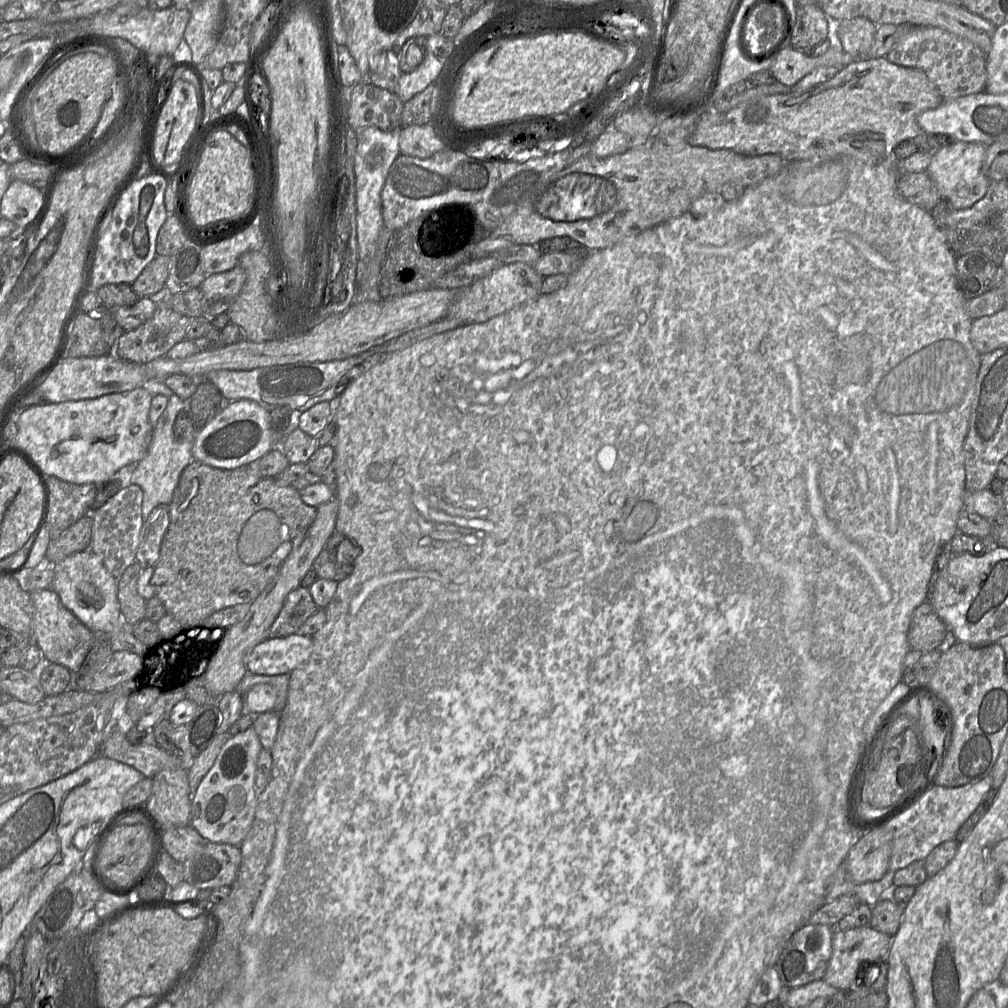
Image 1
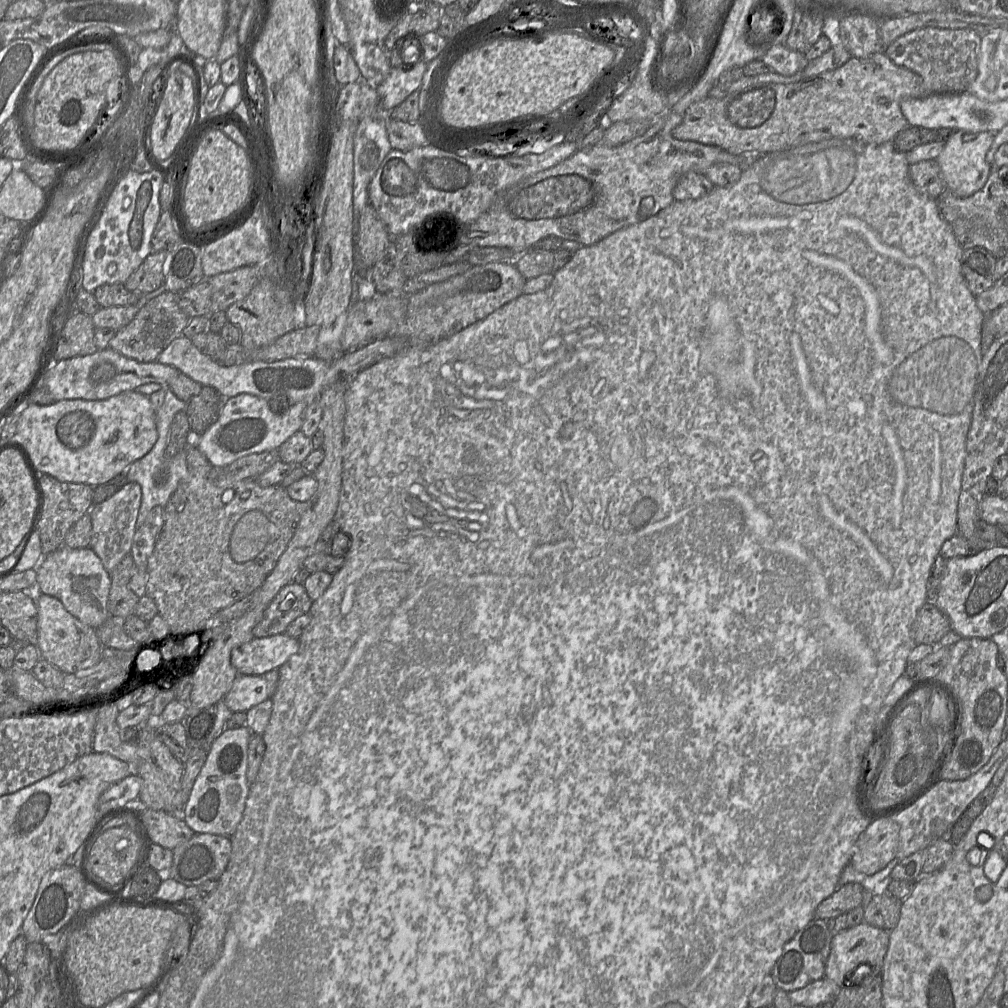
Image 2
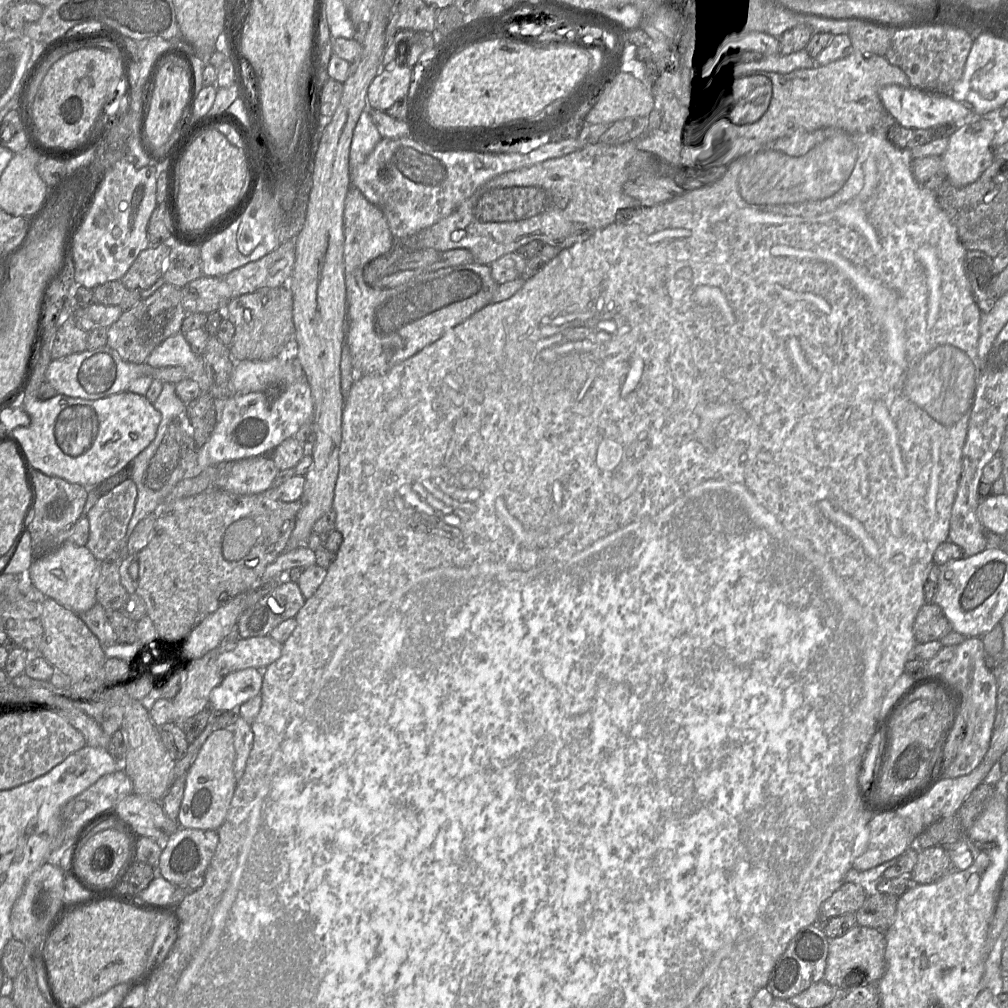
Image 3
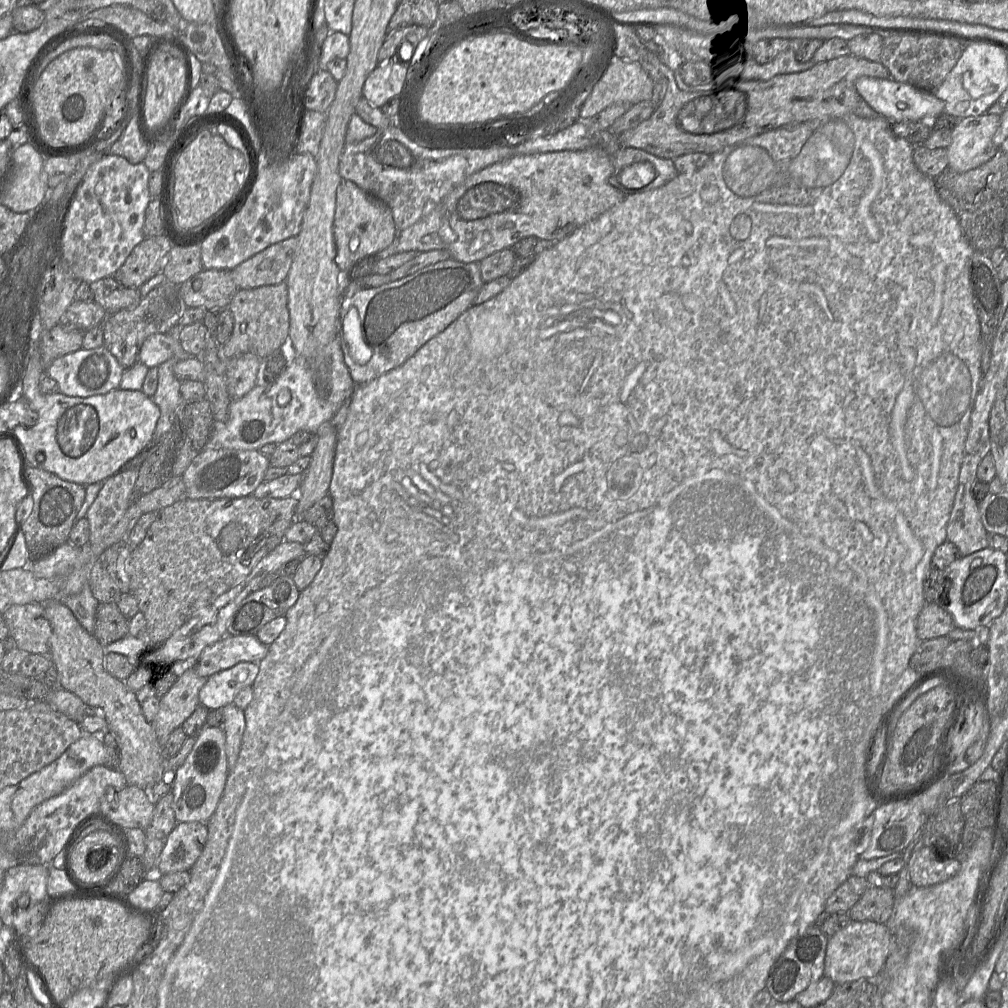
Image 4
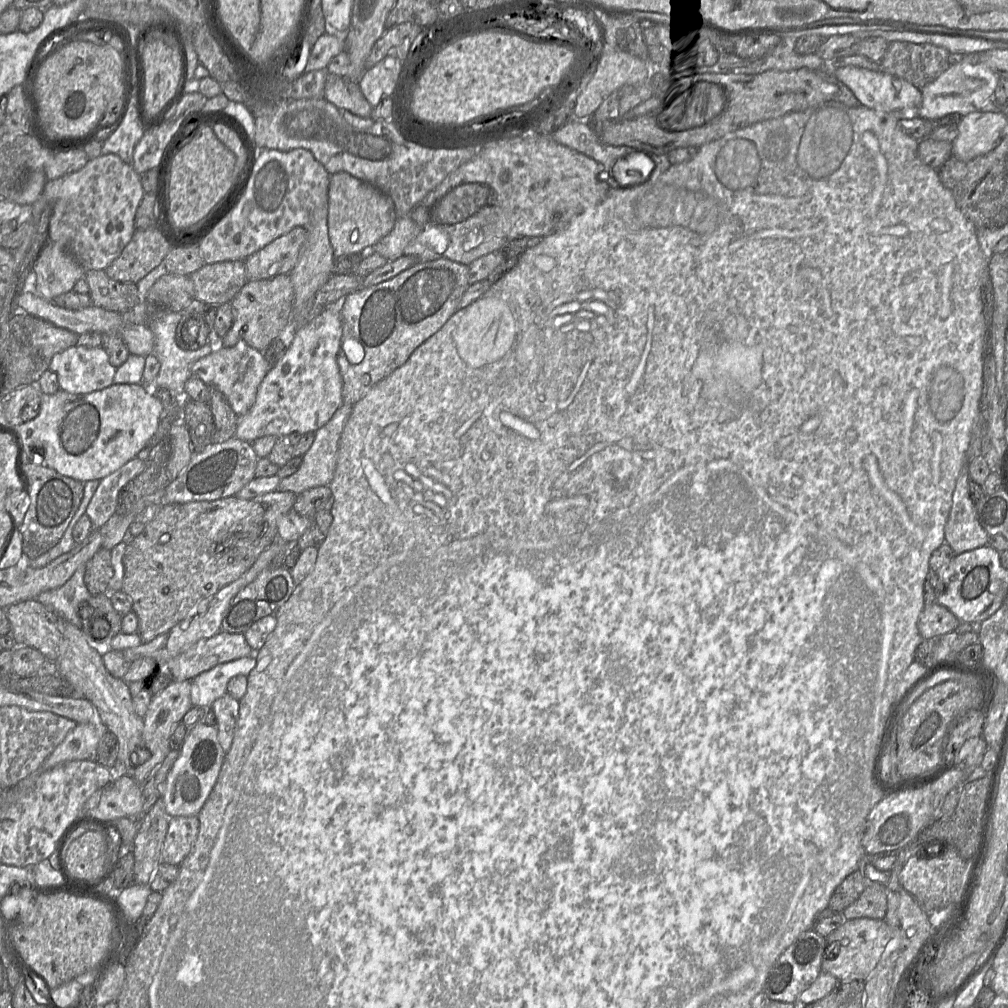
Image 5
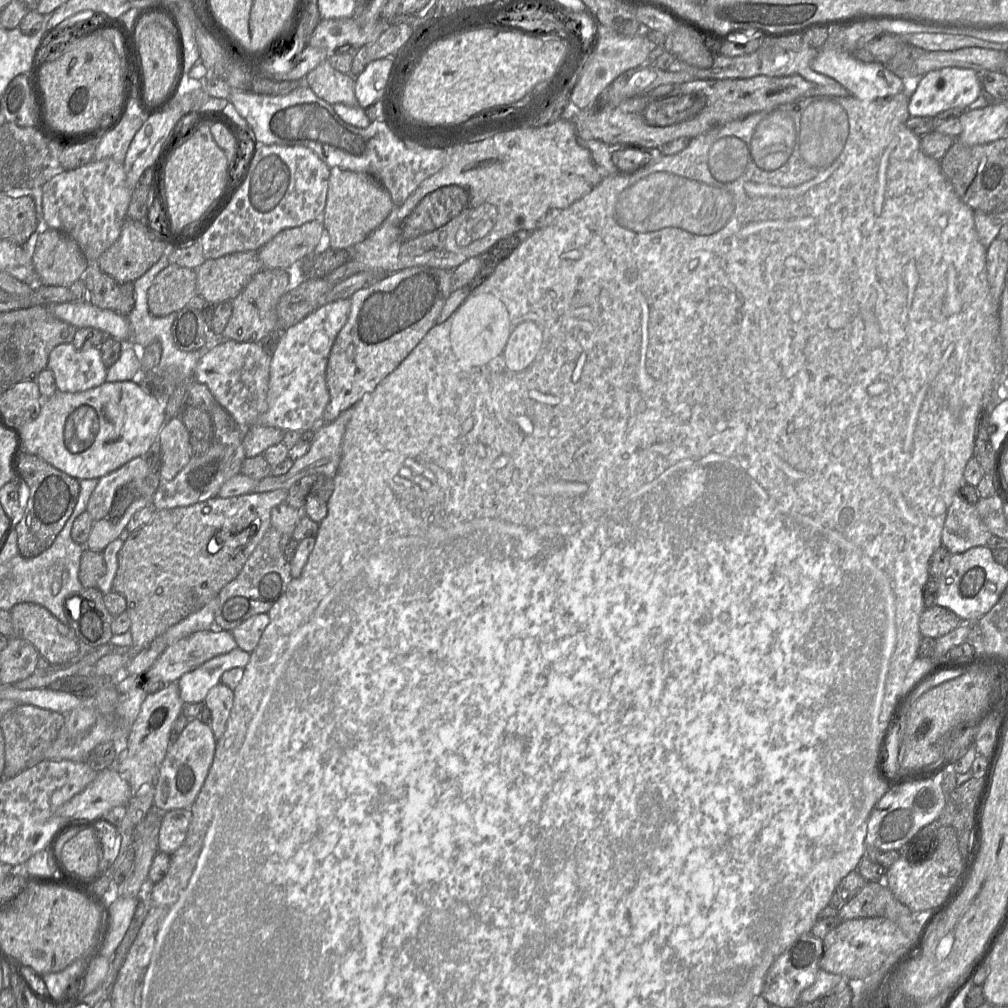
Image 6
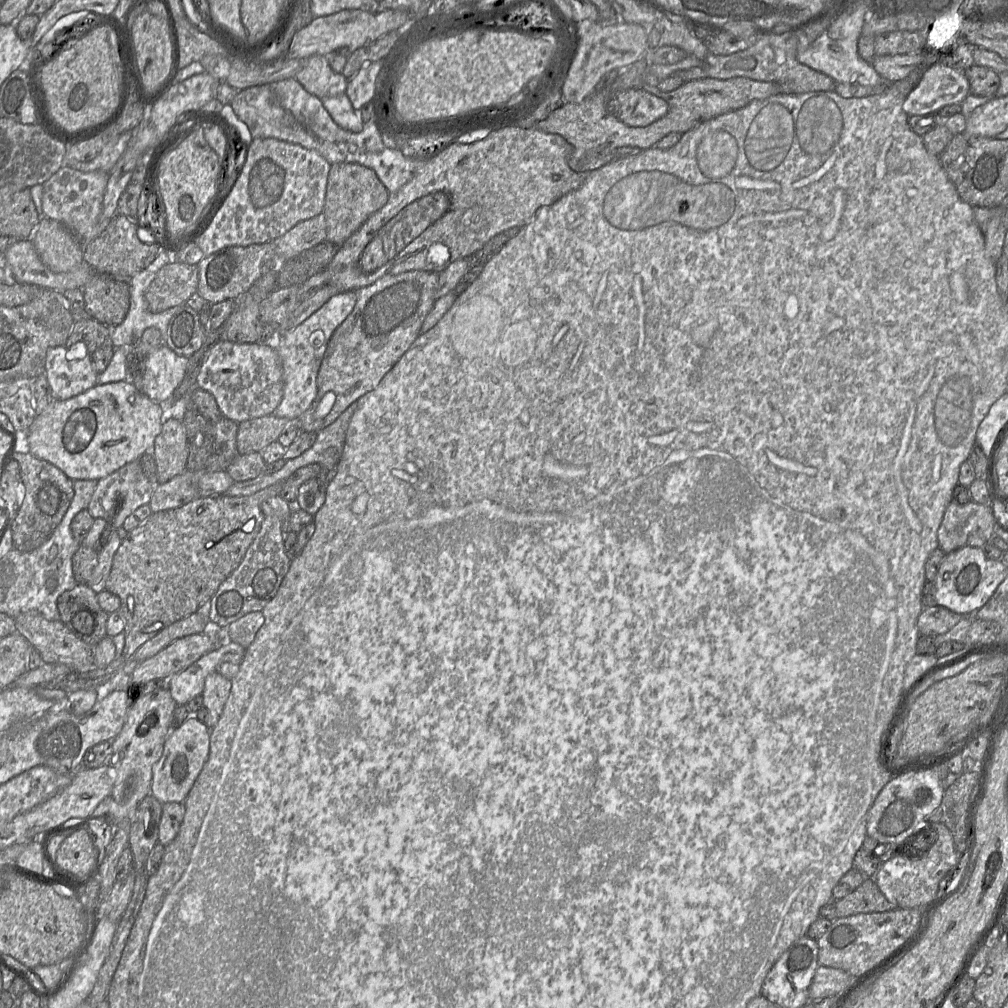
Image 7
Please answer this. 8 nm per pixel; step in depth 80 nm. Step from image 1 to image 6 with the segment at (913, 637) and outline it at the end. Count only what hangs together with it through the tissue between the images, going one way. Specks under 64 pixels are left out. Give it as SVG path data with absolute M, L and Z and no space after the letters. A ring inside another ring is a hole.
M934 605L921 614L919 628L922 636L937 639L957 628L962 621L953 611Z

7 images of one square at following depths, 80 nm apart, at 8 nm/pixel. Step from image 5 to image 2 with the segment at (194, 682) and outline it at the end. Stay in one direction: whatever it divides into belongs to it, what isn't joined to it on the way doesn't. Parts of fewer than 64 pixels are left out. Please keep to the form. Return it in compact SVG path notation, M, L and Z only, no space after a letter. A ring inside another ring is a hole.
M239 674L223 701L231 711L246 713L267 699L270 699L269 686L264 676Z

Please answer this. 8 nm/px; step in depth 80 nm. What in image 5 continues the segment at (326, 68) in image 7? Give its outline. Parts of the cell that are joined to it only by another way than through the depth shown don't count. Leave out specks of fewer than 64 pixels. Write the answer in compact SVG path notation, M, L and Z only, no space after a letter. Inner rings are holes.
M328 73L324 98L339 110L347 110L363 118L371 118L373 107L363 96L359 84Z

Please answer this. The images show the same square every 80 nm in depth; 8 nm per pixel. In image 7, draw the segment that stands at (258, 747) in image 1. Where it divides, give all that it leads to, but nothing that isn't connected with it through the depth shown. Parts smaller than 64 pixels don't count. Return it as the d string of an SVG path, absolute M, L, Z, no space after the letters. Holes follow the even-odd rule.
M189 717L180 726L170 731L163 752L153 766L151 783L151 794L162 805L168 802L184 802L208 759L210 734L211 728L196 717Z

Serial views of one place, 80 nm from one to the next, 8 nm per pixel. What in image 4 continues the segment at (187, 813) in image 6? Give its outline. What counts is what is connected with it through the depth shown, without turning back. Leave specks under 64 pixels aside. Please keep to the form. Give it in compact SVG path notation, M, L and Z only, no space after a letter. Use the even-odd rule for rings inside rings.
M178 822L159 857L158 868L161 874L189 871L201 855L207 836L206 823Z

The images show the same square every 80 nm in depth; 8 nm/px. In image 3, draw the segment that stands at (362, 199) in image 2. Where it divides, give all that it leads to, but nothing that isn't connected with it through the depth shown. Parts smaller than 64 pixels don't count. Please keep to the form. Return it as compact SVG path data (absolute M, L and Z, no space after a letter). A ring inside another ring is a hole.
M367 101L367 109L363 111L353 132L350 147L351 169L362 164L380 142L382 136L374 125Z

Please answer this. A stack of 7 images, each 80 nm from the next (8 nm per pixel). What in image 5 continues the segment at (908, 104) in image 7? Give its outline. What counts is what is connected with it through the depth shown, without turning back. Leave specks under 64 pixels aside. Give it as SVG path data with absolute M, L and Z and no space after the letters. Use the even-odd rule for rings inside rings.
M953 63L934 81L921 88L922 101L917 116L935 121L952 113L965 116L982 111L982 108L993 99L999 79L998 74L982 63Z

